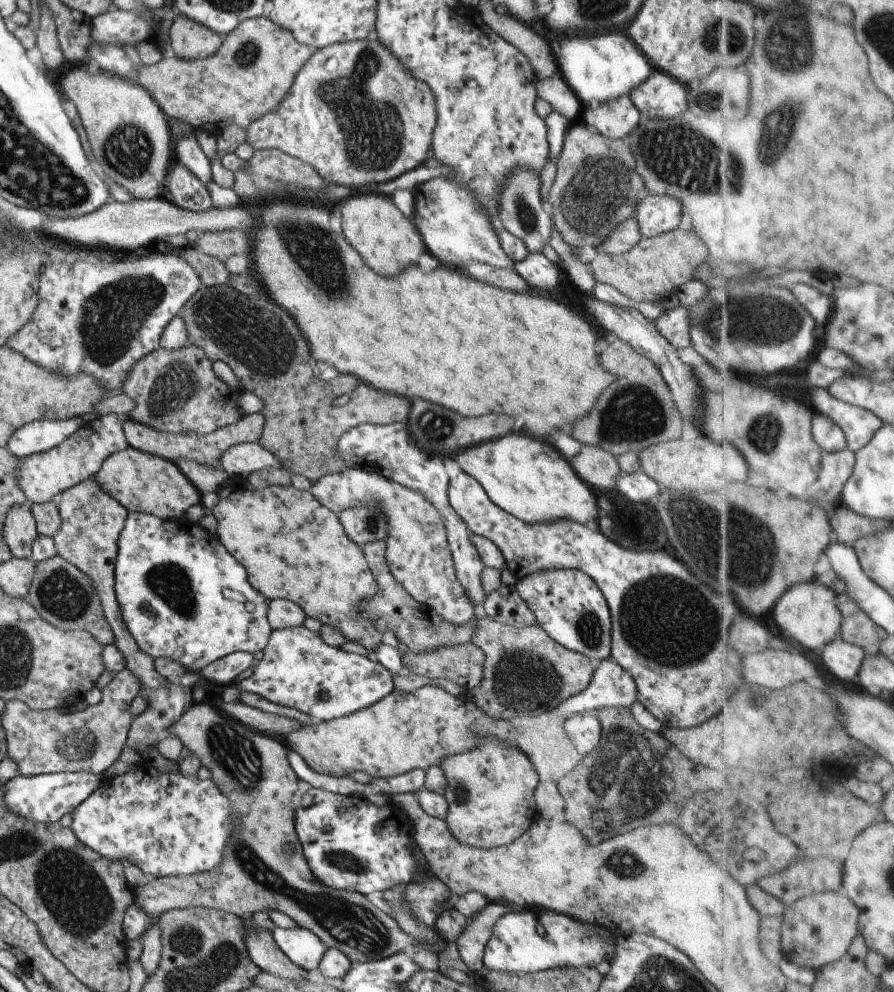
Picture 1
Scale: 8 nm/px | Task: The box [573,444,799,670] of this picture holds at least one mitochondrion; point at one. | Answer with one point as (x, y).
(745, 549)

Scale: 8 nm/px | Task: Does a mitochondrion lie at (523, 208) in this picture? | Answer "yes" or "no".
yes

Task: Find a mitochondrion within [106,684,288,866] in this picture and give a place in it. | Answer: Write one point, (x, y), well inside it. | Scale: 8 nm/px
(230, 746)

